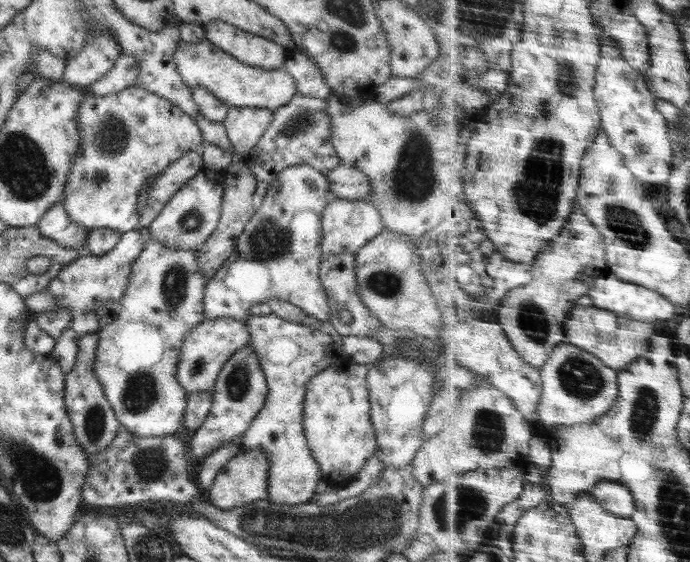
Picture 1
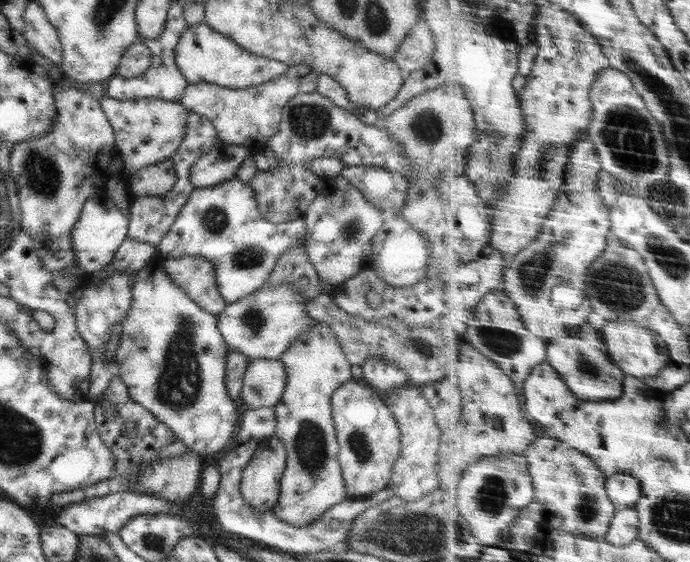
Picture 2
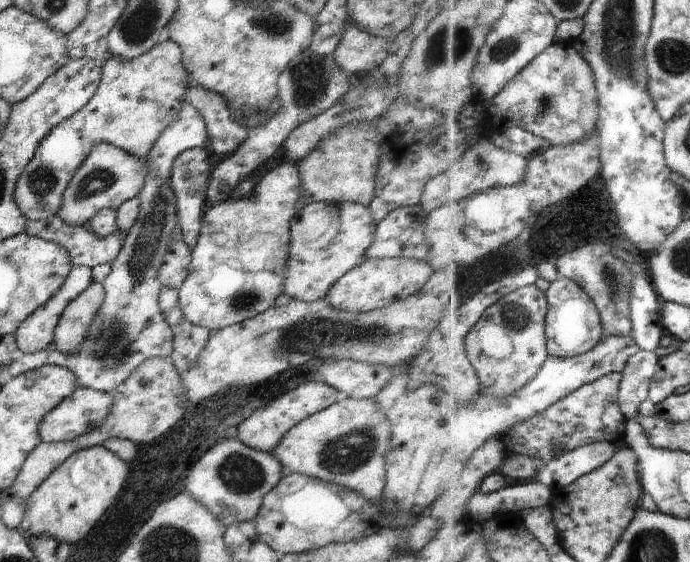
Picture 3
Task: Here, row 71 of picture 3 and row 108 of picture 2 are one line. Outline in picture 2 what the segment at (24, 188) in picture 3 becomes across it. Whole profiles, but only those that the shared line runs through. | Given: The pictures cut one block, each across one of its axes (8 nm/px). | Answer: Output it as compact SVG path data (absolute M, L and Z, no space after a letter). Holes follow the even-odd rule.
M103 96L99 100L101 110L113 127L113 152L122 160L121 176L131 174L139 167L155 164L171 158L179 147L185 131L188 111L178 102L158 98L115 100Z

